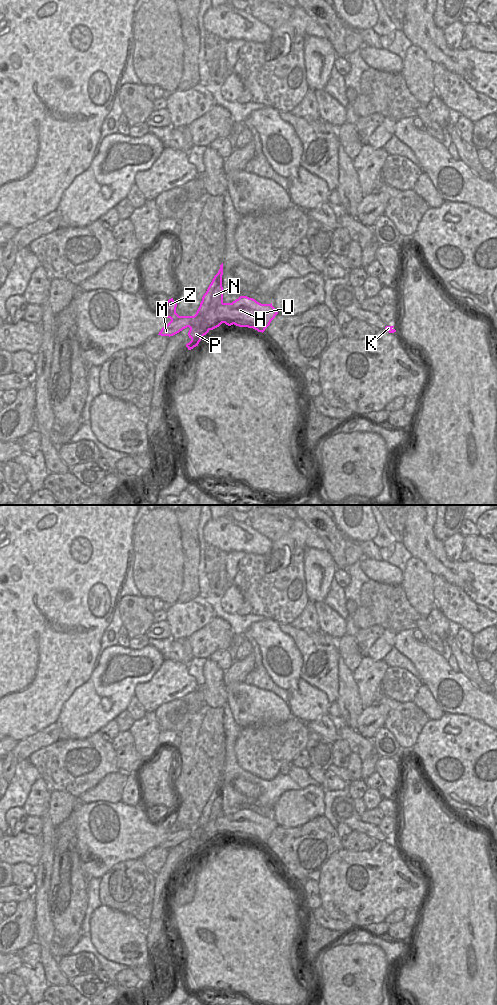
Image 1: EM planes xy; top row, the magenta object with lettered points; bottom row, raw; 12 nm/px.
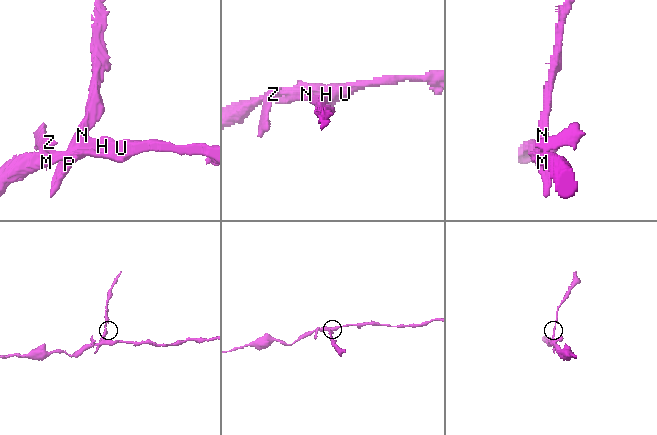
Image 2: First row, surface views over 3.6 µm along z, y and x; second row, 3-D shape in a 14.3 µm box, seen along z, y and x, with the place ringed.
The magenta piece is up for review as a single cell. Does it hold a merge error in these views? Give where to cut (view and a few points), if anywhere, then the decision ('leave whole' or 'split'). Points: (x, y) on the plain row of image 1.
xy (223, 815), (209, 820), (203, 826), (196, 826) | split

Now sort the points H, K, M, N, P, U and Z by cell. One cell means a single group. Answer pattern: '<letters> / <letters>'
H K M U Z / N P

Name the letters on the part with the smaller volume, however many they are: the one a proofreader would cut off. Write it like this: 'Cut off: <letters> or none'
Cut off: N, P

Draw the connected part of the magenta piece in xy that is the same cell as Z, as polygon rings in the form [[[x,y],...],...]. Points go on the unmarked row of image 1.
[[[240,808],[232,815],[223,815],[209,821],[204,827],[179,828],[176,825],[177,815],[169,811],[159,822],[171,833],[164,838],[158,847],[173,848],[183,841],[195,838],[209,842],[219,839],[222,835],[228,838],[248,839],[264,844],[278,824],[271,816],[261,816],[253,810]]]

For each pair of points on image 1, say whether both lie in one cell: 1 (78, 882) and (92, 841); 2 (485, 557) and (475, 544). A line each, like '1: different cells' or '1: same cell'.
1: different cells
2: same cell

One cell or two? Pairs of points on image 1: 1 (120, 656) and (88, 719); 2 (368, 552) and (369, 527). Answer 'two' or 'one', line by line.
1: one
2: two

